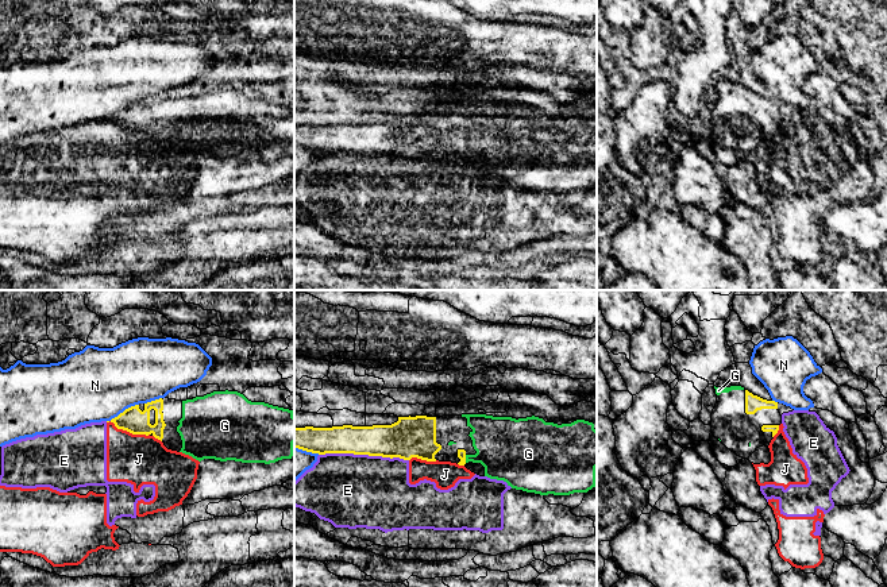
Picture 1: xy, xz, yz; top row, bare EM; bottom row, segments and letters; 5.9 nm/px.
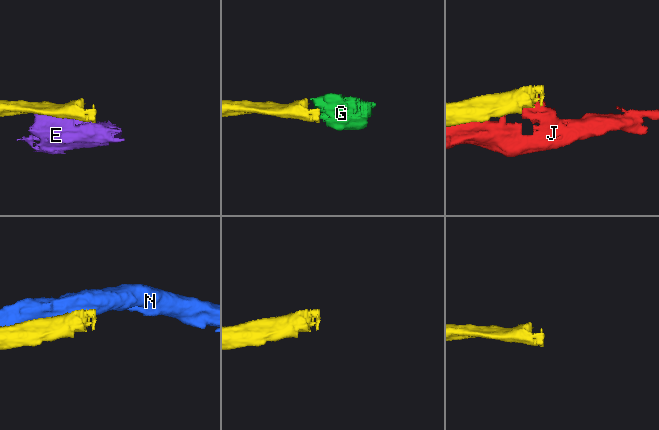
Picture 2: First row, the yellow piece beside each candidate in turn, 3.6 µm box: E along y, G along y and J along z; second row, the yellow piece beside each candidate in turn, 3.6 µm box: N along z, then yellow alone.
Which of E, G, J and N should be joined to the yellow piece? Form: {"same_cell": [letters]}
{"same_cell": ["G"]}

